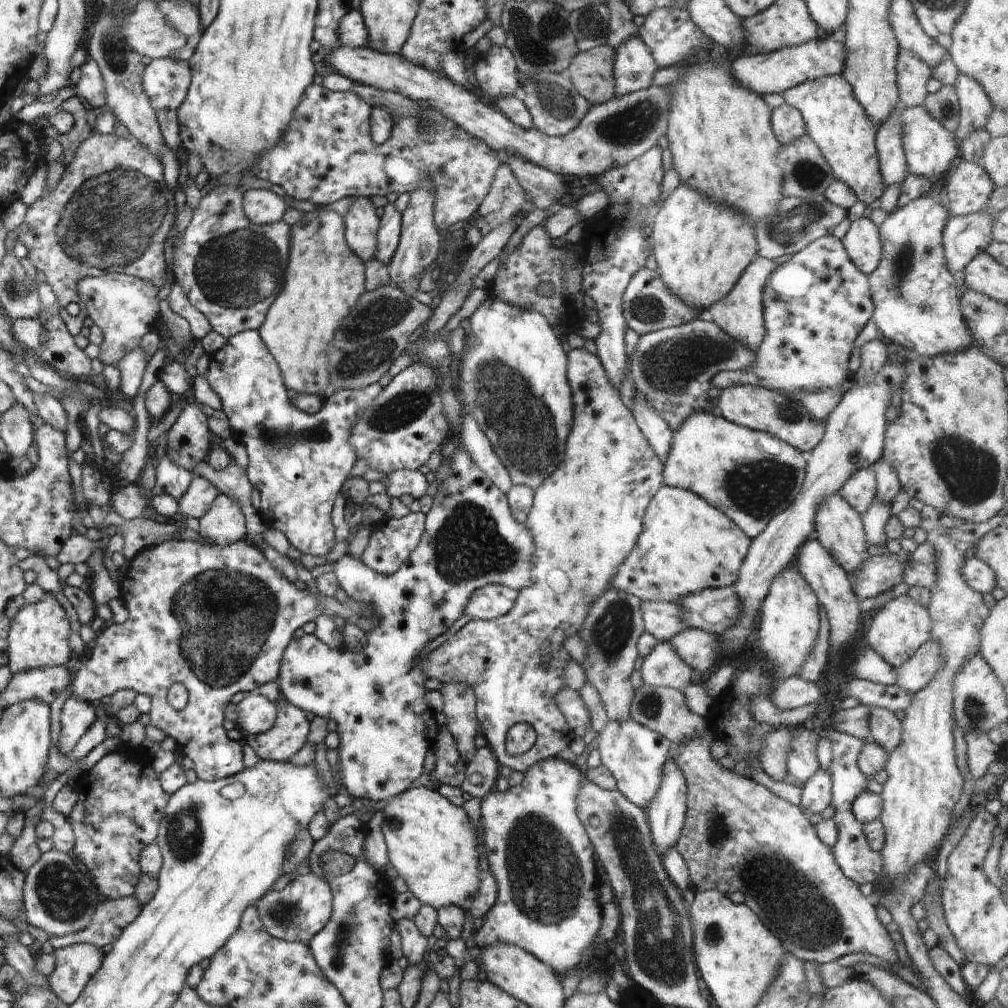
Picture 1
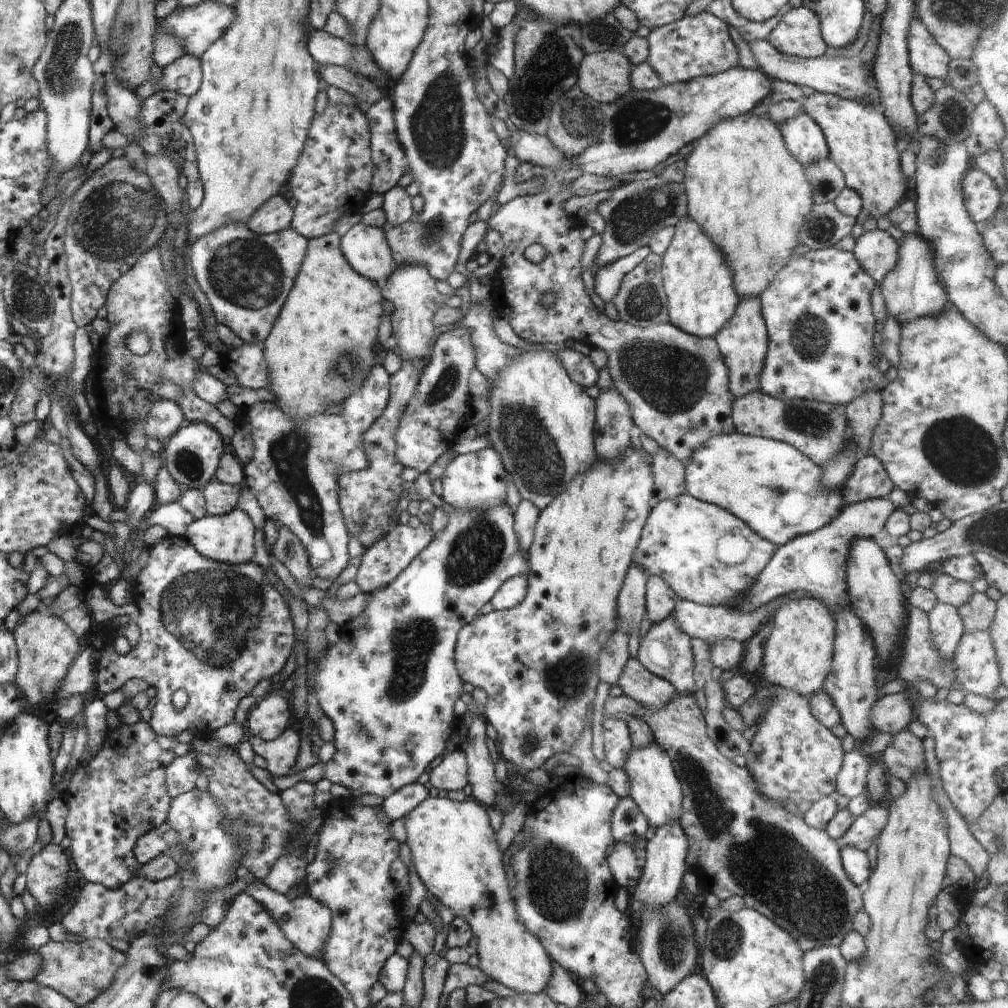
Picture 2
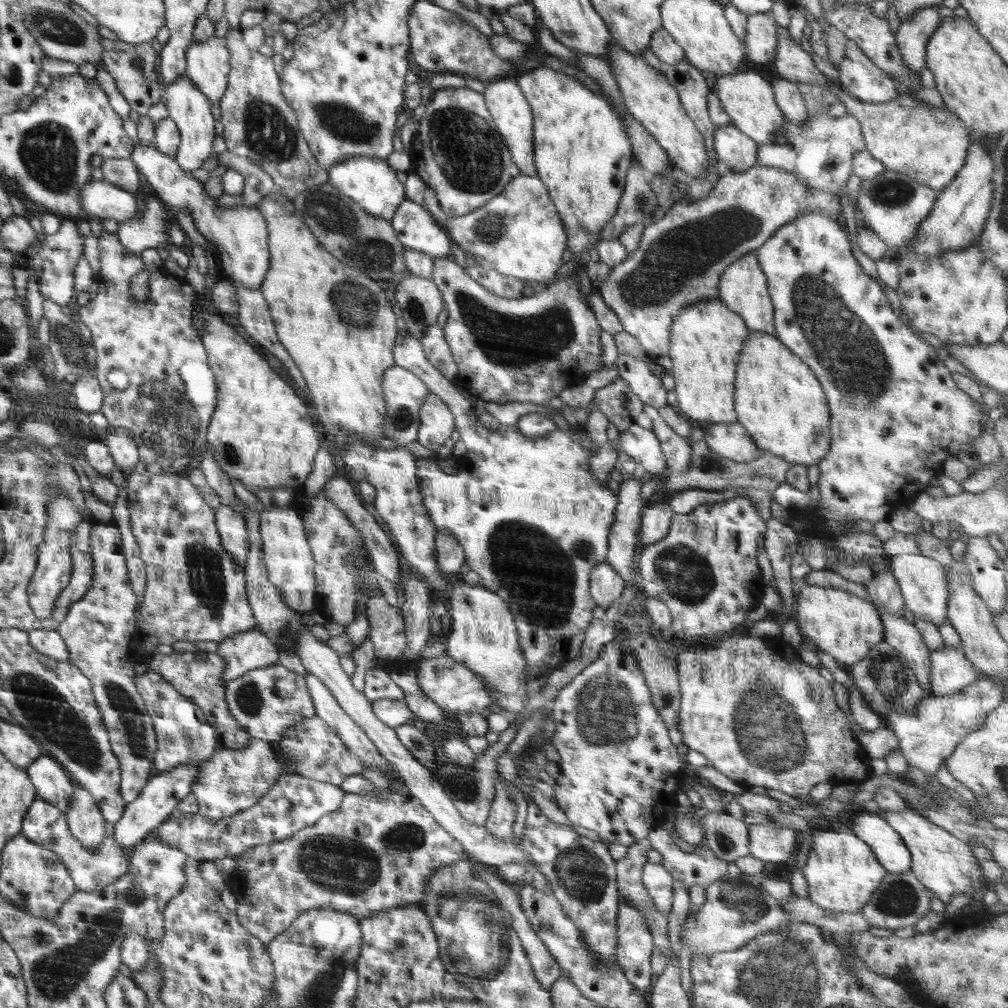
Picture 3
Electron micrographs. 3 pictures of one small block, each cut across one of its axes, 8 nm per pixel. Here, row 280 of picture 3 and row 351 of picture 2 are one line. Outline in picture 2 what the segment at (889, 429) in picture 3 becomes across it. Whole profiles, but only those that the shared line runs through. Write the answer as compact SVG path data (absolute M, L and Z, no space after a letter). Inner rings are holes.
M837 246L827 249L811 249L801 256L793 256L784 268L781 268L768 288L759 296L761 300L762 318L768 333L767 353L764 359L763 369L760 375L760 392L766 393L775 399L808 399L821 403L832 403L835 405L846 406L853 400L856 400L861 394L870 393L871 391L882 390L882 373L878 369L879 350L874 345L875 318L872 315L870 306L870 293L877 282L864 272L860 263L856 260L854 253L843 251Z

